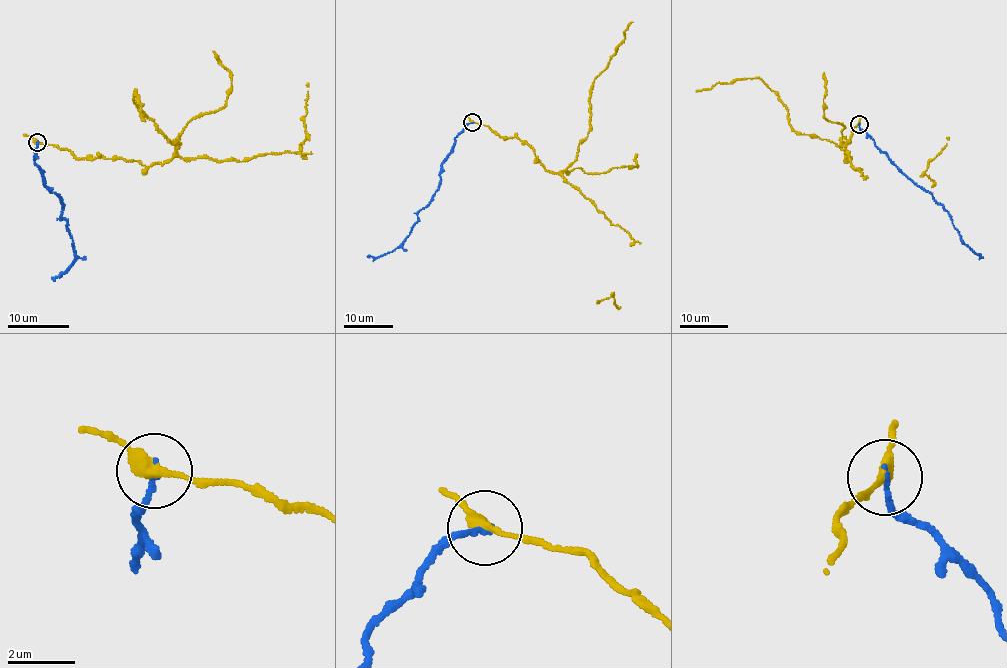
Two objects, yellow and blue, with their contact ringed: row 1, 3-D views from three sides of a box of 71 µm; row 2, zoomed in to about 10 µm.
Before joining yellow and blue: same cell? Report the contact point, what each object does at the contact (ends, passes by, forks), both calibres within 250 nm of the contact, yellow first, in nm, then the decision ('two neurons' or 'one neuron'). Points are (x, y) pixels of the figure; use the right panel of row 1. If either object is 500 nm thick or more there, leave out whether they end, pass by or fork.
(859, 124) | yellow passes by | blue ends | 320/160 nm | two neurons

